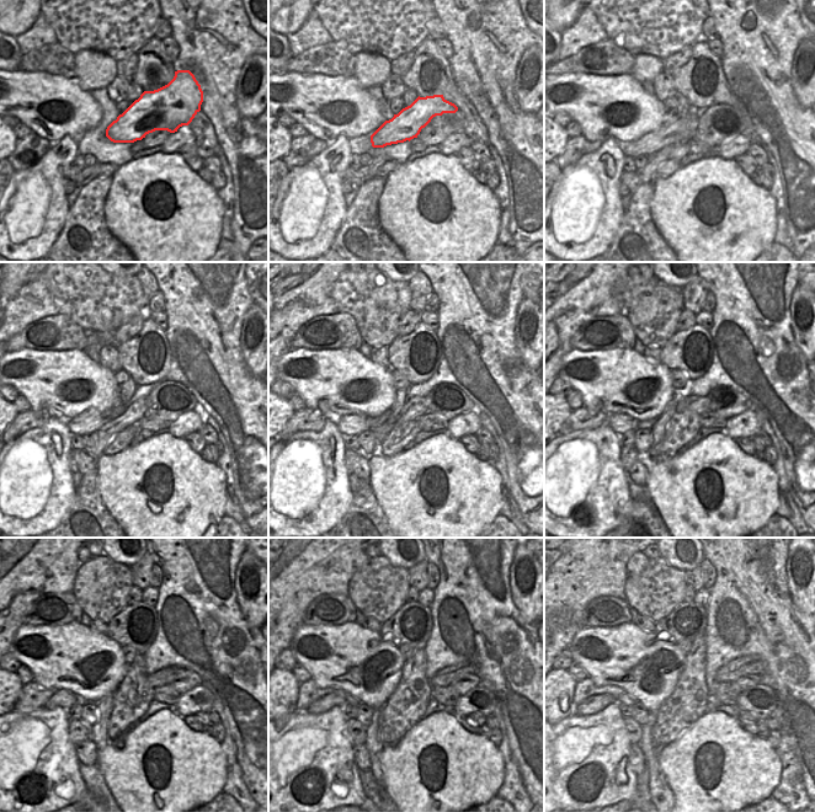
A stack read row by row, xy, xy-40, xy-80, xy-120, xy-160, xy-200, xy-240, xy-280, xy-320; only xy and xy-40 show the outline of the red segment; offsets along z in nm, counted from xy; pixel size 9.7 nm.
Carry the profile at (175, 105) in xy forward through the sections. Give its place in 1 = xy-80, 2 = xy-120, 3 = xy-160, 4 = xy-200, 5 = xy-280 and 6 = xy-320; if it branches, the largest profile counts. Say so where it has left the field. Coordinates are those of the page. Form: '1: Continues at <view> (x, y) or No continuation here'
1: Continues at xy-80 (671, 131)
2: Continues at xy-120 (90, 421)
3: Continues at xy-160 (349, 425)
4: Continues at xy-200 (621, 423)
5: Continues at xy-280 (330, 700)
6: Continues at xy-320 (594, 704)

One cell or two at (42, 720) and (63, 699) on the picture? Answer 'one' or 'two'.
two

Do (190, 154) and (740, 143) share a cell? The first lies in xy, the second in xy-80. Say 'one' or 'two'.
two

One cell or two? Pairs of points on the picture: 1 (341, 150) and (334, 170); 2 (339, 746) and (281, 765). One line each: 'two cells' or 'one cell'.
1: one cell
2: one cell

